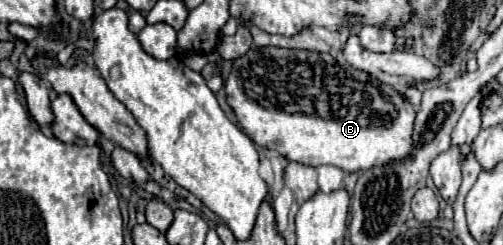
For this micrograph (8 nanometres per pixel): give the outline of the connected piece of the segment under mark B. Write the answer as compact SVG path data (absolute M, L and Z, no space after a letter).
M265 46L251 48L245 56L233 60L233 68L225 80L225 92L243 132L251 136L255 144L277 150L285 158L305 166L333 164L345 172L363 172L415 156L413 120L417 110L391 86L373 82L375 80L367 78L361 70L353 70L347 64L339 66L329 54Z

